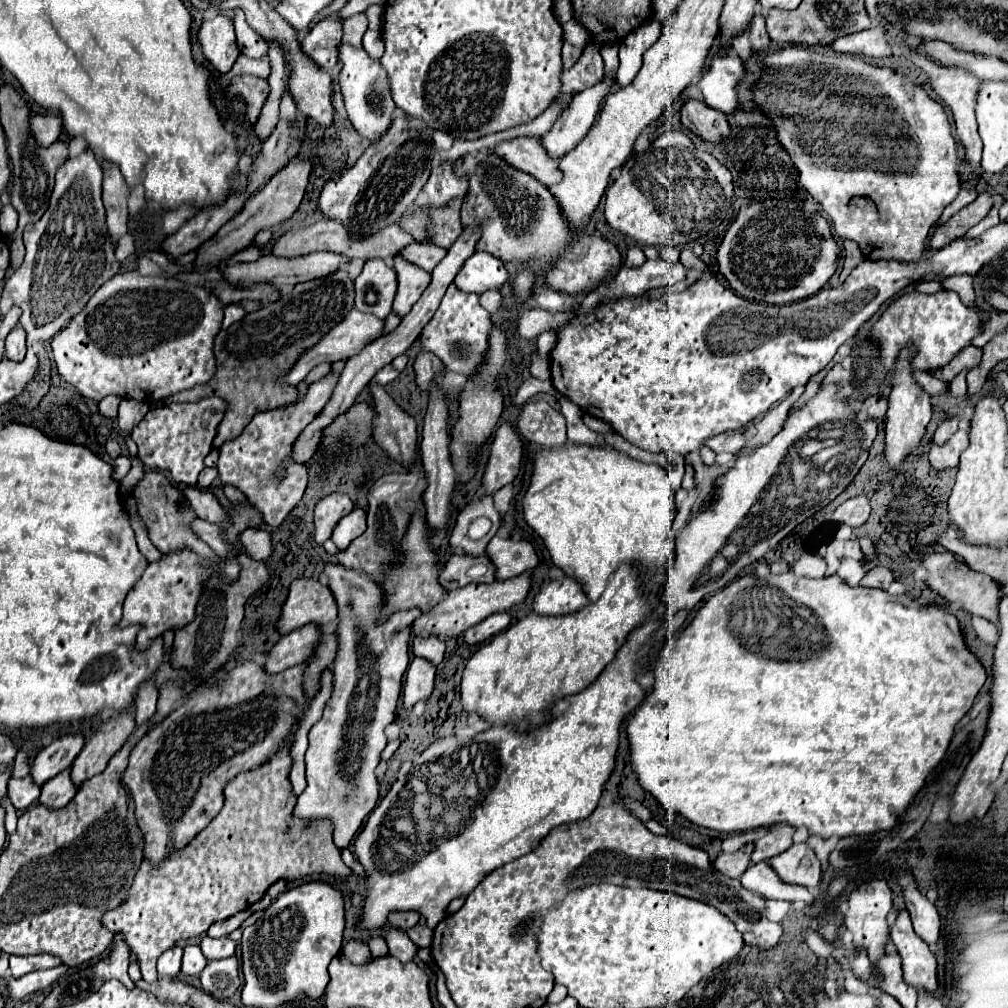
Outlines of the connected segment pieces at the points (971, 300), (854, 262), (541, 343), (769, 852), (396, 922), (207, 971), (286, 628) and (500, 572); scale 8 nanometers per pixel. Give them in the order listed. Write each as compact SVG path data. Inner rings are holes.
M959 275L959 277L947 277L943 281L943 287L949 291L955 291L961 299L963 305L975 307L975 293L973 293L973 279L969 275Z
M843 241L843 245L845 245L845 265L843 265L839 276L841 283L847 279L849 271L851 271L853 267L857 267L857 265L859 265L859 263L865 259L865 257L861 255L861 249L859 249L859 245L857 245L855 241Z
M547 331L547 333L541 333L537 343L535 343L535 351L539 351L543 357L549 357L551 349L555 347L555 333L553 331Z
M789 825L771 827L769 833L755 843L755 851L751 855L751 863L761 863L761 861L767 861L767 859L787 851L787 847L793 845L793 841L791 841L793 833L795 833L795 829L789 827Z
M393 911L388 917L388 924L406 933L409 928L418 923L419 918L417 911Z
M233 955L227 959L209 961L201 973L201 985L209 995L217 999L229 999L241 987L237 957Z
M295 579L289 585L289 595L281 607L275 629L287 635L307 623L323 625L333 619L337 619L337 603L331 589L315 579Z
M493 537L487 545L485 551L491 559L491 563L495 563L495 579L497 581L505 581L511 577L517 577L525 571L531 571L537 565L537 555L531 547L531 543L527 541L511 541L511 539L499 539Z

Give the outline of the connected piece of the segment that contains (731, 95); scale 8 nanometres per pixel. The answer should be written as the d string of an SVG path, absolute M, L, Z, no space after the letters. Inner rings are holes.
M717 55L695 85L709 107L733 115L737 109L737 85L743 75L745 67L737 55Z

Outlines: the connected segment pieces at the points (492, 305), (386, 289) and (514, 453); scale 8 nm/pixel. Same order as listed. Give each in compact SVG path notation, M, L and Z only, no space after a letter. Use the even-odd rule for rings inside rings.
M485 291L483 295L479 295L479 303L485 311L495 315L501 311L501 293L499 291Z
M371 259L365 263L361 275L355 279L355 307L365 313L373 313L385 319L391 313L393 297L397 291L397 275L383 259ZM367 291L375 293L375 301L365 301Z
M501 423L495 433L489 463L481 481L479 495L493 495L509 485L519 473L521 465L521 439L509 423Z

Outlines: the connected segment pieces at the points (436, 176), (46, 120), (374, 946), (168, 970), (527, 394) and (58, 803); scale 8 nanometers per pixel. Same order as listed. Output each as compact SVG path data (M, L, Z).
M455 161L437 163L431 169L431 177L429 177L429 181L423 189L427 193L427 199L429 199L431 207L435 207L435 209L445 205L453 197L459 197L459 195L467 193L467 179L455 175L453 163Z
M33 115L31 117L31 131L39 145L49 147L55 143L63 133L63 123L59 115Z
M371 937L371 939L367 941L367 945L369 945L373 957L385 957L385 955L389 953L389 951L387 951L387 943L385 943L385 939L381 939L381 937Z
M179 945L165 951L157 961L159 975L161 977L177 977L177 973L181 971L181 957L183 957L183 949Z
M524 381L512 401L516 406L521 406L538 393L548 393L556 399L562 397L552 383L525 383Z
M71 767L67 771L61 771L55 779L47 781L43 787L41 787L41 797L39 801L47 807L53 807L53 809L61 809L65 807L73 795L77 793L77 787L73 785L71 781Z

